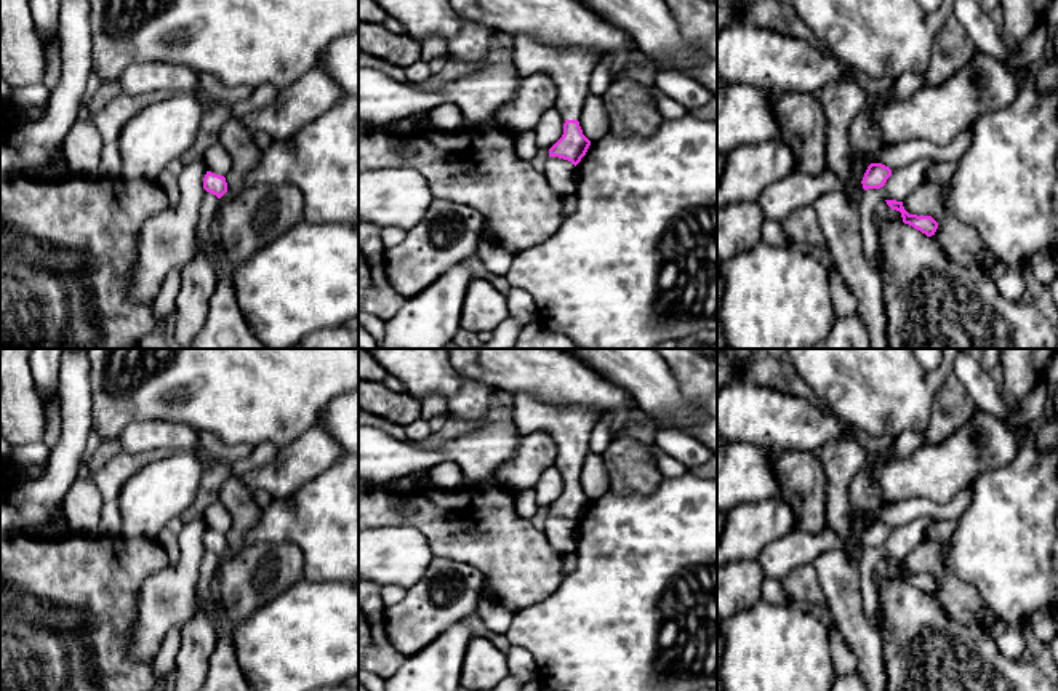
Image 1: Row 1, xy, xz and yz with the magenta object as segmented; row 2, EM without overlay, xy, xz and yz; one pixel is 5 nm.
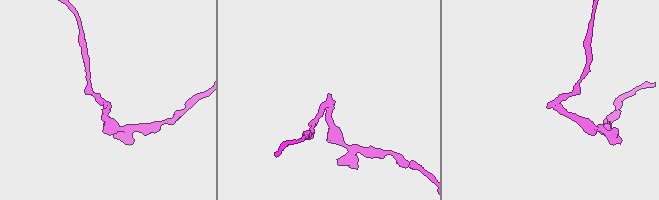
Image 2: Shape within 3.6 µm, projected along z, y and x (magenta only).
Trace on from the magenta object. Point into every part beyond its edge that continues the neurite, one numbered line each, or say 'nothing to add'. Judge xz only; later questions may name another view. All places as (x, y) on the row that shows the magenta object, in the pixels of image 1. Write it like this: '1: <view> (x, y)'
1: xz (570, 69)

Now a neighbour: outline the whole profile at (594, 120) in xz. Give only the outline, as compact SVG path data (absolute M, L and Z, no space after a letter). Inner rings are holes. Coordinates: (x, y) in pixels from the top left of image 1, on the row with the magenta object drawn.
M591 94L586 98L579 114L579 126L583 134L591 141L599 141L611 133L610 115L602 96Z

